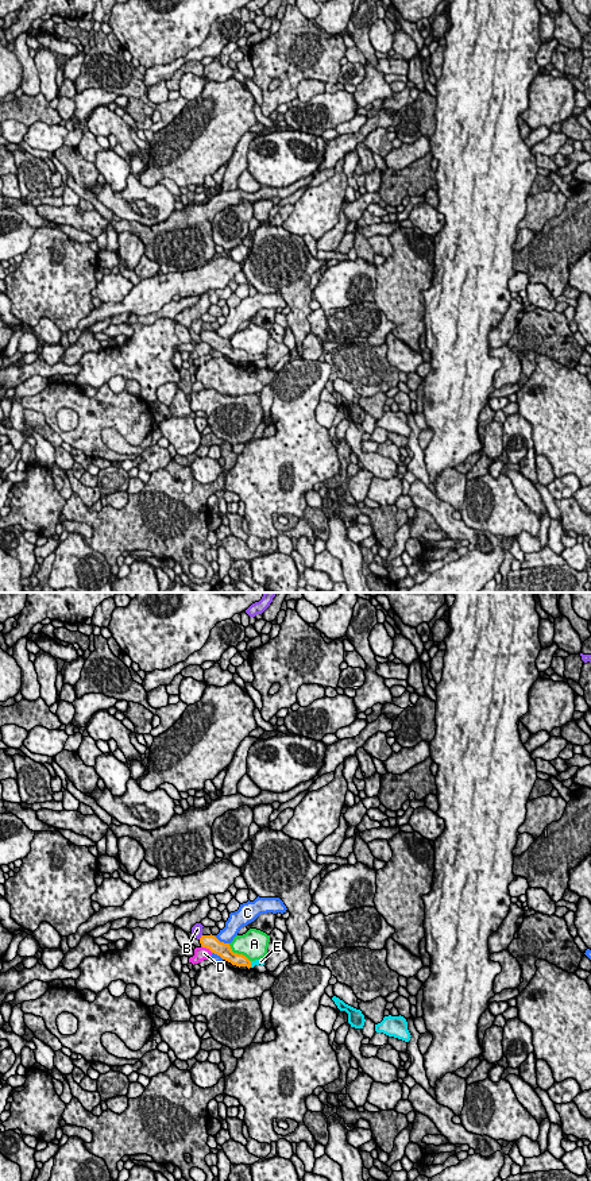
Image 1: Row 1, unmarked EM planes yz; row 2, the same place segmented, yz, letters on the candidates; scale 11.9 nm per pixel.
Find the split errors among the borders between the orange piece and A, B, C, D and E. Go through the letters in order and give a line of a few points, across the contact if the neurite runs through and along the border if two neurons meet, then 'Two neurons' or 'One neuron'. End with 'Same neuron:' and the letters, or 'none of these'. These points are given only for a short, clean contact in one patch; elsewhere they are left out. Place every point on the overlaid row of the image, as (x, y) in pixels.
A: Two neurons
B: Line: yz (201, 934), (199, 938). Two neurons
C: Line: yz (213, 936), (228, 944). Two neurons
D: Two neurons
E: Line: yz (239, 960), (250, 964), (261, 961). One neuron
Same neuron: E

